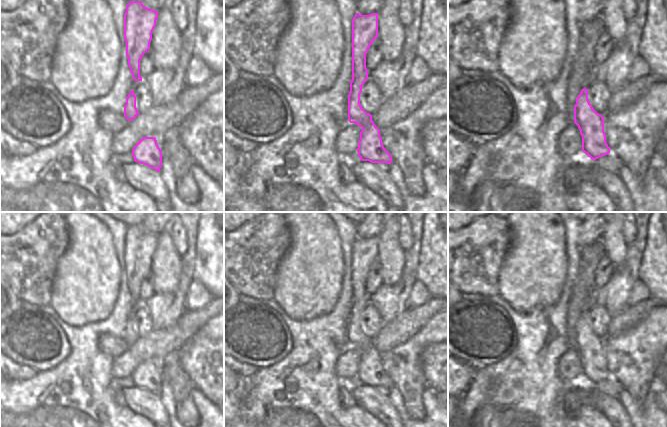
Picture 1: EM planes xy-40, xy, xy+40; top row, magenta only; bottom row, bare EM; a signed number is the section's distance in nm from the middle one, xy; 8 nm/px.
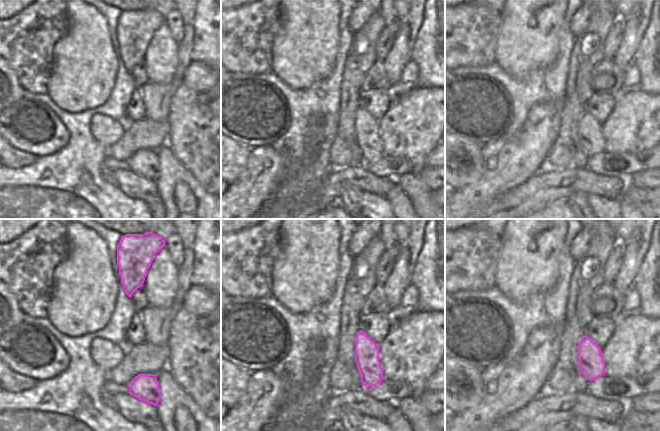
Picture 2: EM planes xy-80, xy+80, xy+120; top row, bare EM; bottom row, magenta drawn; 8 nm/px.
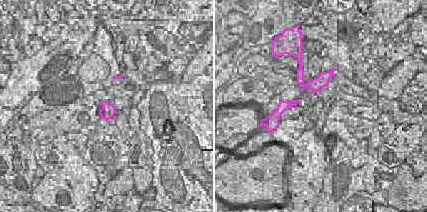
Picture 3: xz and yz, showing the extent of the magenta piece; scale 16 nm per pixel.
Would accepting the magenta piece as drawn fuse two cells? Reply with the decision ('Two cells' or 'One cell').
One cell.

